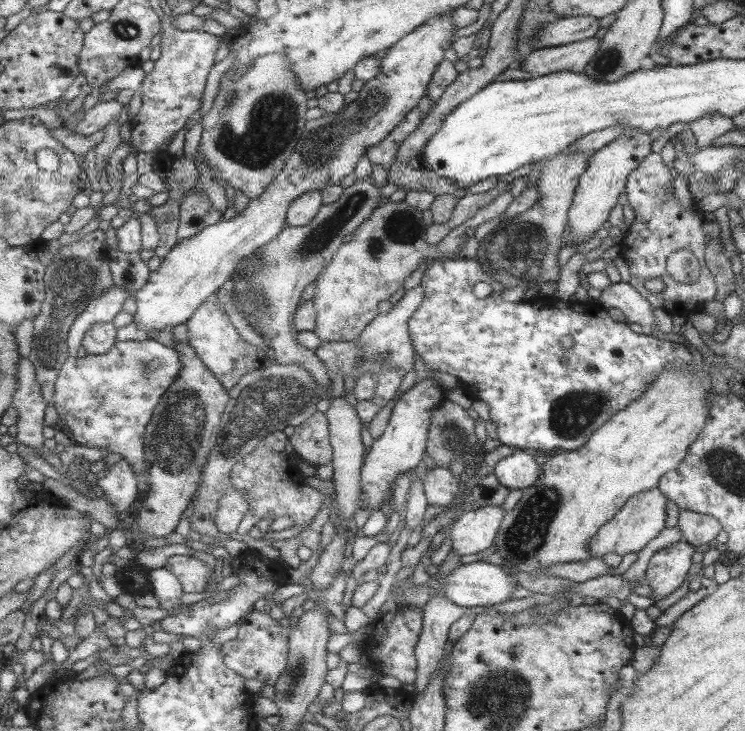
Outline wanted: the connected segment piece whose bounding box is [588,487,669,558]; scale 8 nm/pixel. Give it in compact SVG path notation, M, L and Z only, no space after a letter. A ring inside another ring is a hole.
M659 487L630 497L623 509L611 519L611 522L604 525L588 540L588 549L590 549L592 557L604 558L604 555L608 553L618 554L622 557L629 552L638 553L645 549L646 544L656 538L665 527L668 500Z

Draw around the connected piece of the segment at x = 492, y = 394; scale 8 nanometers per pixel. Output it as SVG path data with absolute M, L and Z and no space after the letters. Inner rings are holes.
M461 256L454 260L434 260L433 264L426 269L422 276L421 284L425 288L424 299L422 299L422 304L418 307L418 310L414 311L414 314L410 317L408 326L414 350L418 352L427 368L435 372L448 372L452 376L457 376L460 385L465 388L472 398L487 402L490 407L489 420L497 426L498 441L510 448L532 448L540 450L540 452L542 450L554 450L554 448L560 448L565 451L578 450L614 414L624 410L630 402L642 398L648 392L648 388L652 386L652 382L664 370L682 370L684 366L690 366L690 362L694 361L692 353L684 345L652 337L652 334L647 332L638 334L632 331L626 322L613 321L607 314L607 310L603 310L601 307L590 308L587 304L576 302L573 299L563 301L556 297L550 297L550 295L542 298L534 296L532 300L522 300L519 302L504 301L500 295L504 292L504 285L496 281L492 275L484 271L484 267L477 259L467 258L466 256ZM477 282L490 284L492 287L491 295L486 298L478 298L474 294L474 285ZM564 336L570 336L574 339L574 346L572 348L564 348L560 344L560 339ZM562 356L568 357L568 361L564 364L562 363Z

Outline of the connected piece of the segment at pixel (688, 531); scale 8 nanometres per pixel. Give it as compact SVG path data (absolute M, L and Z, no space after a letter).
M683 509L680 510L677 526L682 530L682 540L692 546L707 546L723 530L716 518Z

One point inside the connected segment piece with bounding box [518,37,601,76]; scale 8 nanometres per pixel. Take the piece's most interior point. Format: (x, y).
(573, 57)

